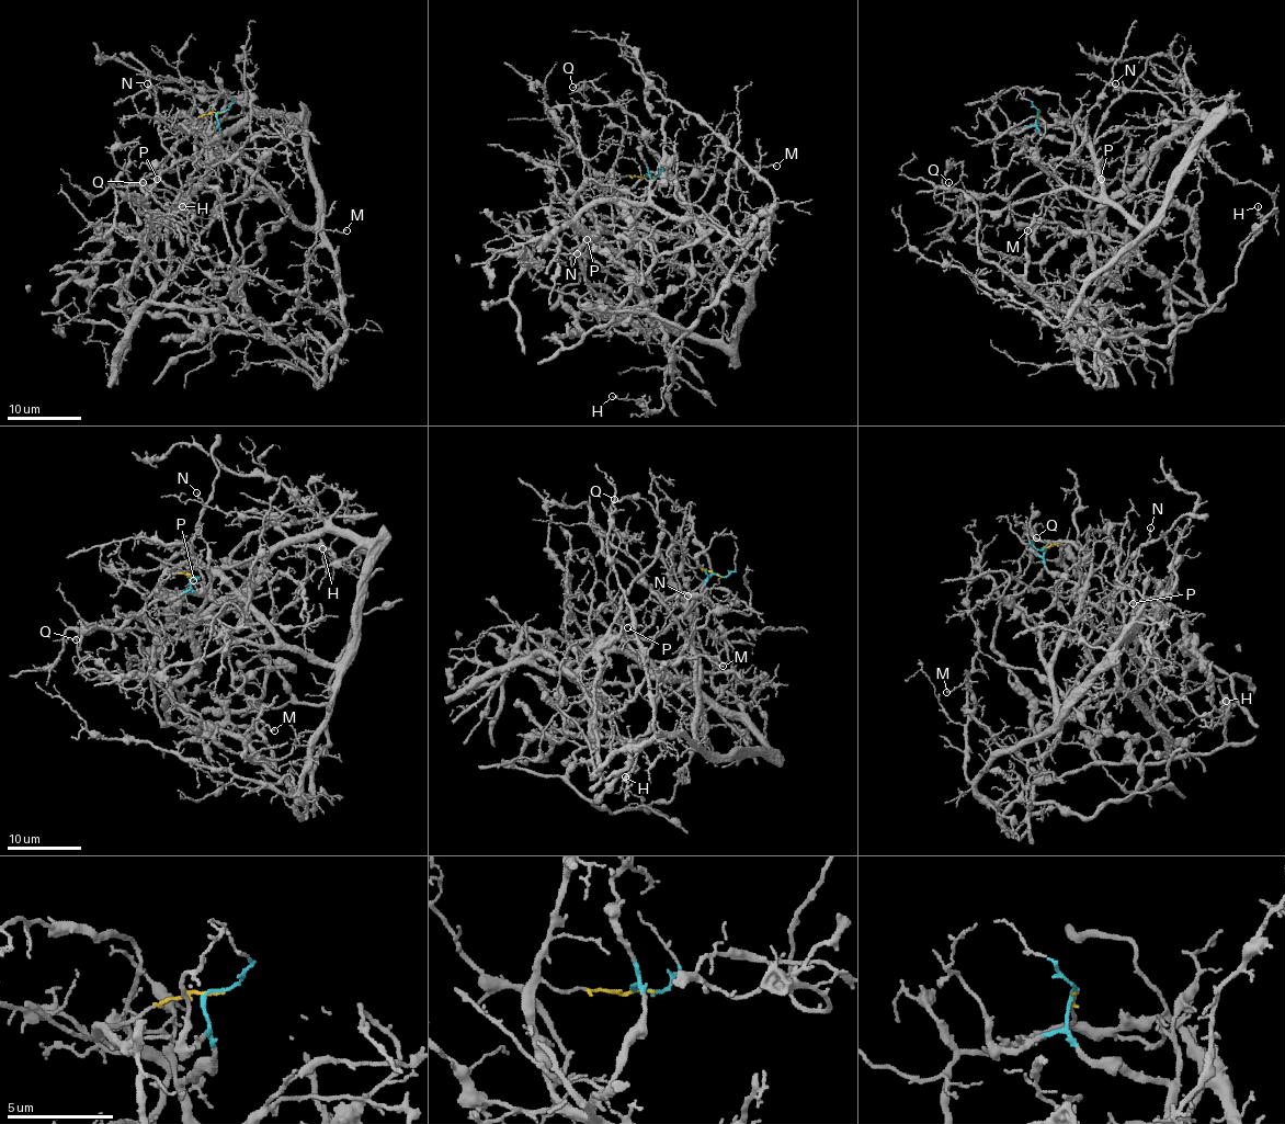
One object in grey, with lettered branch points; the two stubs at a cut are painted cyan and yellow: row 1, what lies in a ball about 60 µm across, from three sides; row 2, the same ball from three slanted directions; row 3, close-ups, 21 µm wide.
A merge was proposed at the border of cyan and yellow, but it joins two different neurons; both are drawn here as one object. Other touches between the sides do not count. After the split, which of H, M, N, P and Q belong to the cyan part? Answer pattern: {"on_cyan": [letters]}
{"on_cyan": ["M", "N"]}

